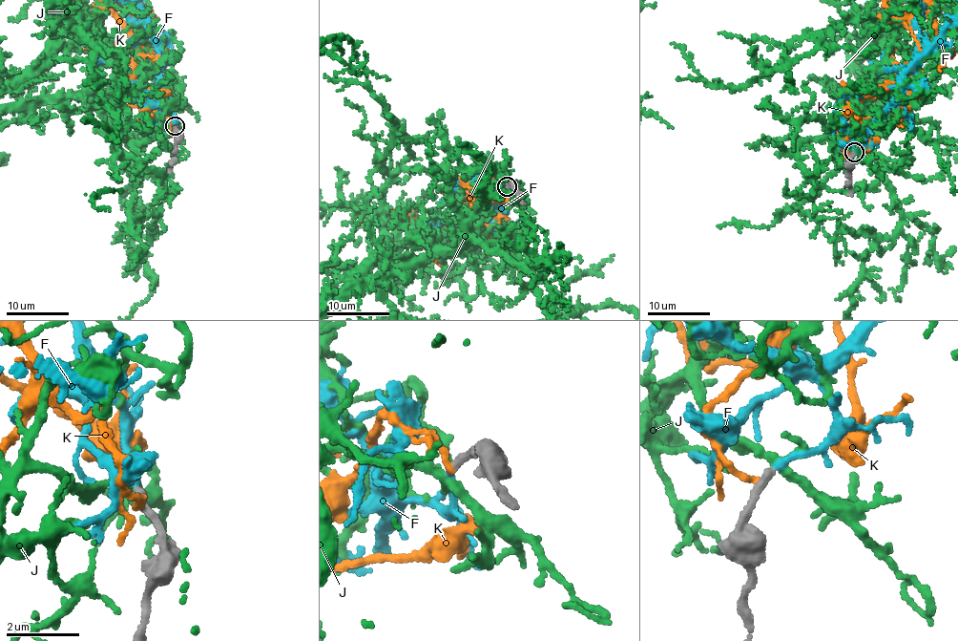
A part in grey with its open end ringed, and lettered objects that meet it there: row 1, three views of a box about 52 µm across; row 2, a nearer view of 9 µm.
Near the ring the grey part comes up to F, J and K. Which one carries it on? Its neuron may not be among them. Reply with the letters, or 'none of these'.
F

